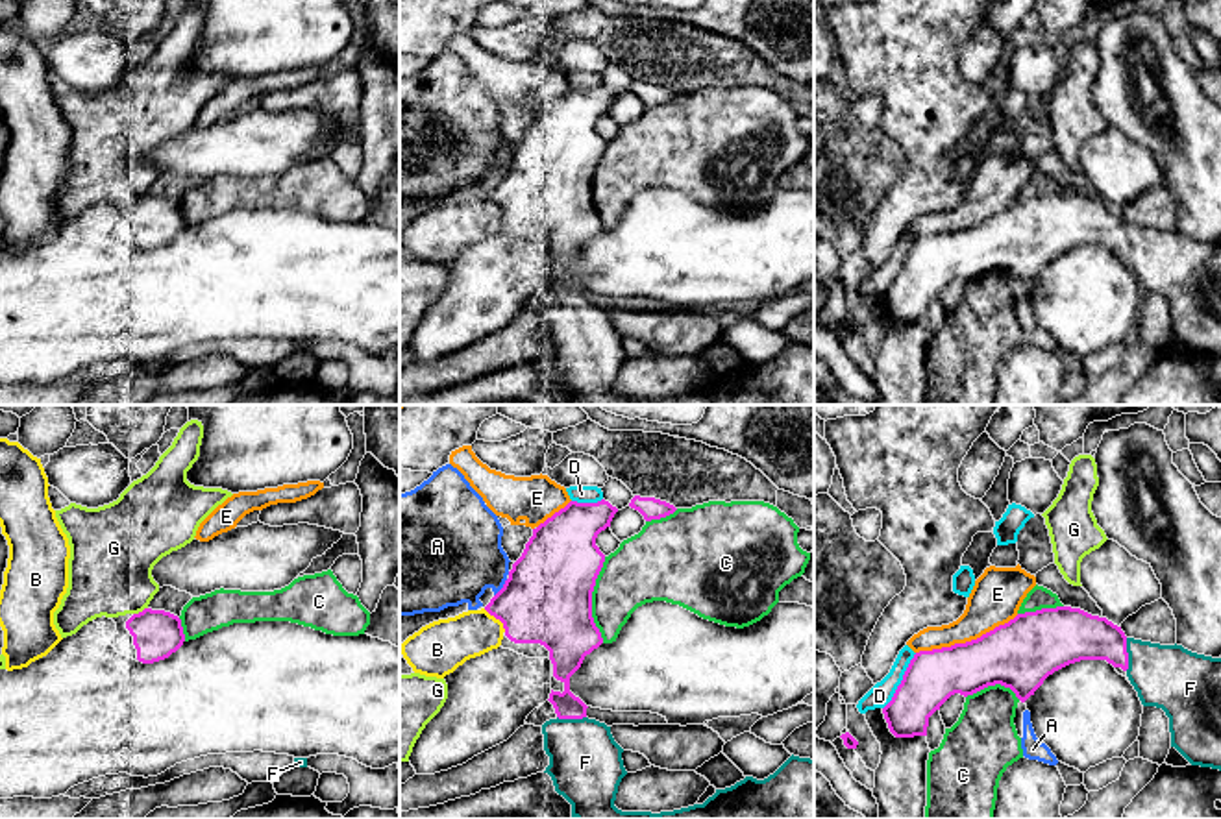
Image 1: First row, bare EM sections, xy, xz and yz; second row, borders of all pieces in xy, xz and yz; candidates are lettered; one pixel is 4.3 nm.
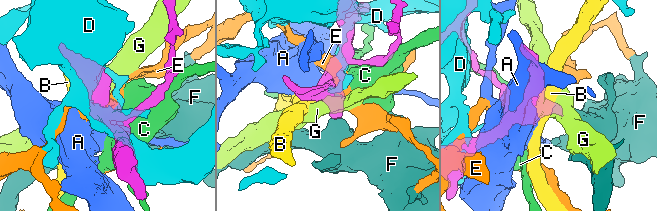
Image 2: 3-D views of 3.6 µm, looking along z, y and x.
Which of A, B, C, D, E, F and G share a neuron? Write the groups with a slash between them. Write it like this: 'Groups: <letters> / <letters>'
Groups: A / B / C / D / E / F / G

